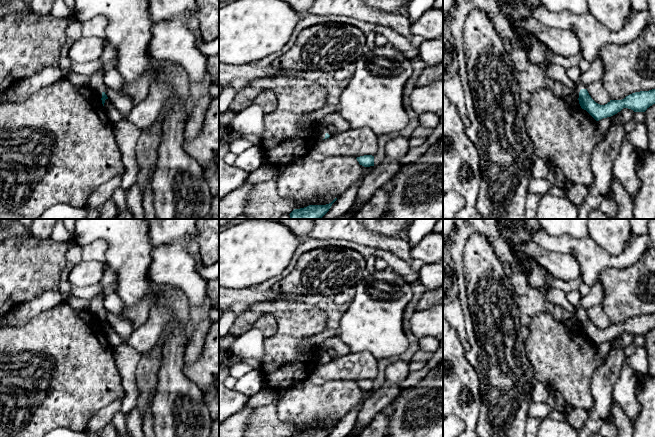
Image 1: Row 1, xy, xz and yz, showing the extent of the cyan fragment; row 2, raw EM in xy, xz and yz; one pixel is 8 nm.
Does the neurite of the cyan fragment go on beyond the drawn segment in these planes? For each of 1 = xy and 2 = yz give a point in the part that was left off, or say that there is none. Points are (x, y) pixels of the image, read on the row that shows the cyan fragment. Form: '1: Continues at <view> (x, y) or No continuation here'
1: No continuation here
2: No continuation here

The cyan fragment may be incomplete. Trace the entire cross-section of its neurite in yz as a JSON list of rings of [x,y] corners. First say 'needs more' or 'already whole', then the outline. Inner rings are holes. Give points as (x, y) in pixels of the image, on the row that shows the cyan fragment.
already whole | [[[581,89],[578,100],[581,108],[586,110],[596,121],[599,121],[617,114],[623,108],[631,109],[634,112],[645,112],[655,104],[655,89],[635,92],[622,100],[610,100],[605,105],[596,103],[587,89]]]

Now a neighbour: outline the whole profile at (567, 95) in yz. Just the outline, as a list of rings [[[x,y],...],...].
[[[564,88],[562,93],[562,99],[566,101],[569,105],[576,105],[577,98],[573,95],[573,91],[569,88]]]

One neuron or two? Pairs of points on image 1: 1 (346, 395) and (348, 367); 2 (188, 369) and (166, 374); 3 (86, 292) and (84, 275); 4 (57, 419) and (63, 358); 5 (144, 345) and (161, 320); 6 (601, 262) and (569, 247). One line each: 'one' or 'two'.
1: two
2: two
3: two
4: one
5: one
6: one

